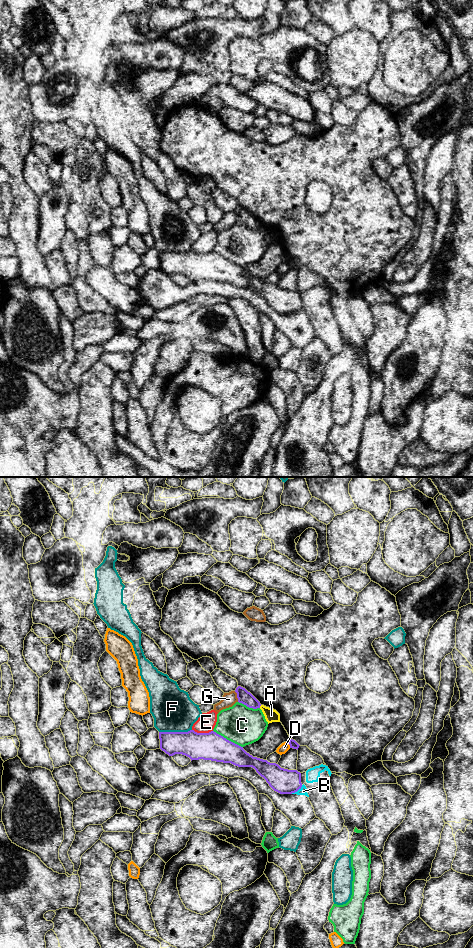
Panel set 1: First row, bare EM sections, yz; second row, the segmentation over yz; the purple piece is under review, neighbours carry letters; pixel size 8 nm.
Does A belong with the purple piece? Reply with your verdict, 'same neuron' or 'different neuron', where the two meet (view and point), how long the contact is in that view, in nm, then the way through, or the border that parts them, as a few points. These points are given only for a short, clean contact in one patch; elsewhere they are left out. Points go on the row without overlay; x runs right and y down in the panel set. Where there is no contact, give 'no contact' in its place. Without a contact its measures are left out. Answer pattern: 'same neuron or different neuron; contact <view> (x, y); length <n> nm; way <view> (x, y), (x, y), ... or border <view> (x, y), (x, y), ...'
different neuron; contact yz (260, 225); length 30 nm; border yz (261, 225), (259, 227)

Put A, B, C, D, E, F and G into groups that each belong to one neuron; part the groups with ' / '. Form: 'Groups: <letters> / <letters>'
Groups: A / B / C / D / E / F / G

